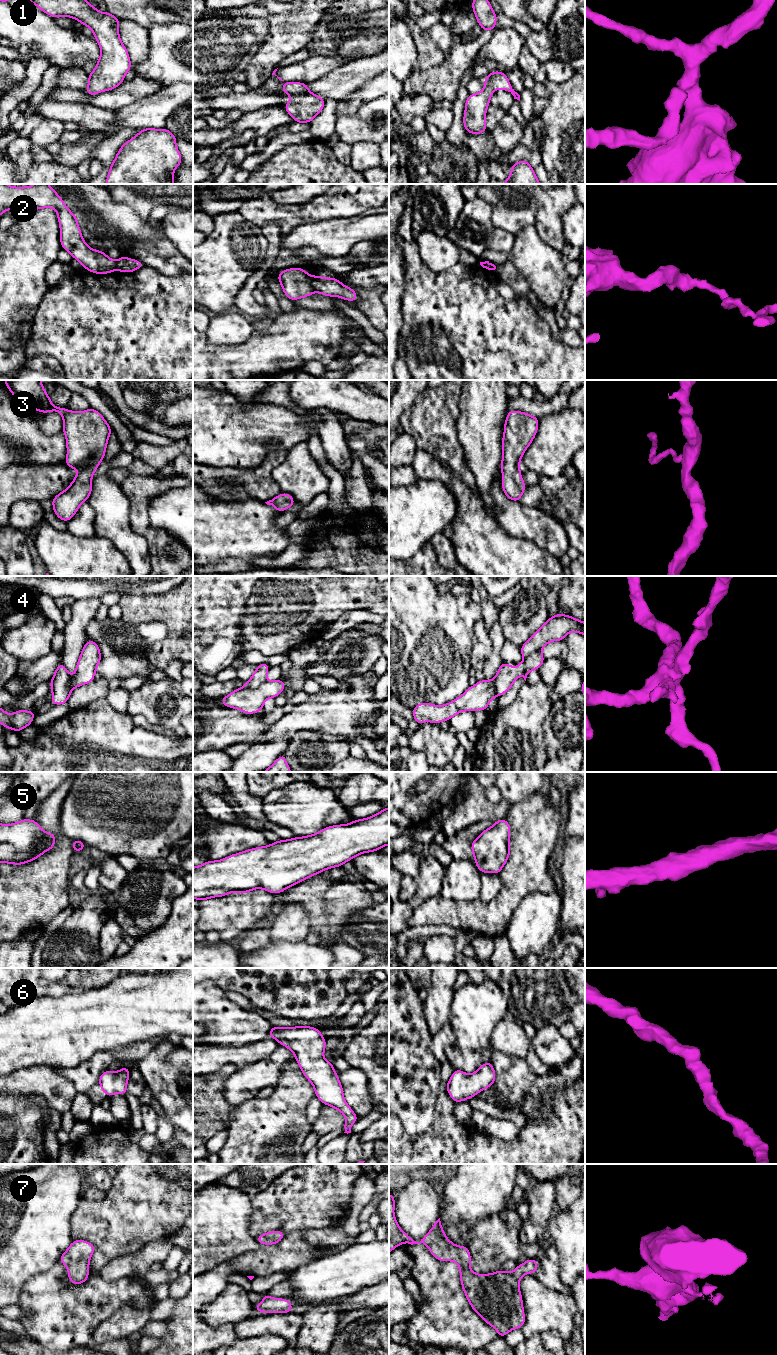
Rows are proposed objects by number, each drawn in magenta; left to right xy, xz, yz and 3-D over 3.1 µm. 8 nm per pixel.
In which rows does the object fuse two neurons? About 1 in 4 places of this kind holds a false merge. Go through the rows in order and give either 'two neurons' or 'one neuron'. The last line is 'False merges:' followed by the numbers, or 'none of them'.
1: one neuron
2: two neurons
3: one neuron
4: one neuron
5: two neurons
6: one neuron
7: one neuron
False merges: 2, 5

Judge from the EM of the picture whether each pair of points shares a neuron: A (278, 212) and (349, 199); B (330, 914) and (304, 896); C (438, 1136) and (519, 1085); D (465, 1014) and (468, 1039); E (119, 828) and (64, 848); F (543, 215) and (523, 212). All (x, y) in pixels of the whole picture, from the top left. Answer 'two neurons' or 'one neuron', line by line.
A: one neuron
B: one neuron
C: one neuron
D: one neuron
E: two neurons
F: two neurons

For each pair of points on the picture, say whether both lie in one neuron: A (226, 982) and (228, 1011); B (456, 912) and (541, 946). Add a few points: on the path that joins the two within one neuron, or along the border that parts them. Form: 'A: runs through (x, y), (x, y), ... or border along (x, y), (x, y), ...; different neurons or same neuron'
A: border along (205, 980), (212, 981), (226, 992); different neurons
B: border along (515, 910), (505, 933); different neurons

